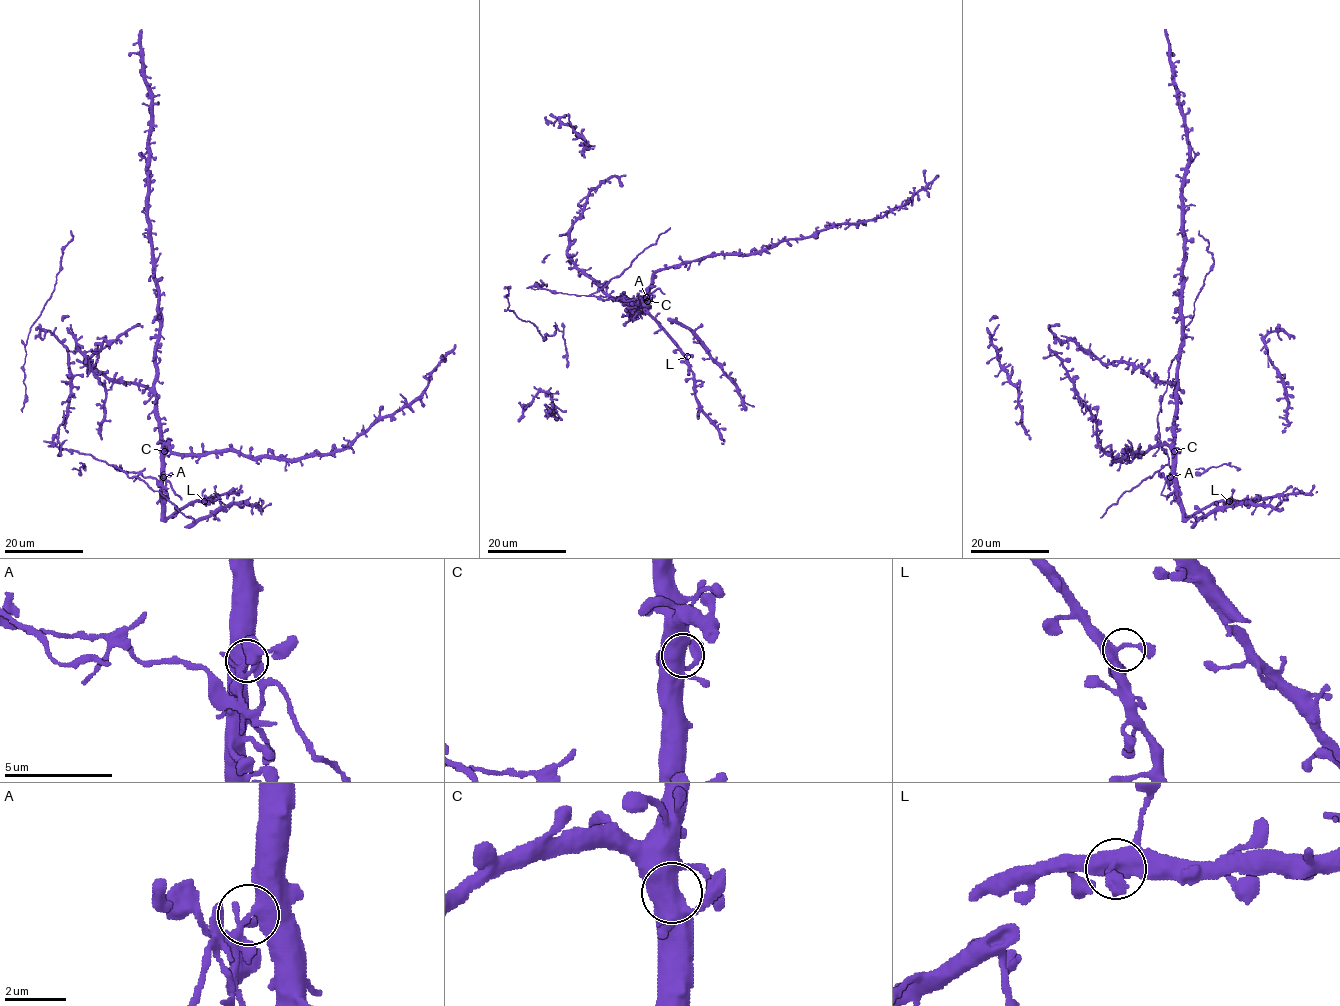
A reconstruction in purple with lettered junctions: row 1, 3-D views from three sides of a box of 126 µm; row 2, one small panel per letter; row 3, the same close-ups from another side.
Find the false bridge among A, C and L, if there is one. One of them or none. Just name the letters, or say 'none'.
A

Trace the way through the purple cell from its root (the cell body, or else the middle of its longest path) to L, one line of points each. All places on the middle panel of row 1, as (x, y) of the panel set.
L: (644, 299), (644, 309), (687, 356)

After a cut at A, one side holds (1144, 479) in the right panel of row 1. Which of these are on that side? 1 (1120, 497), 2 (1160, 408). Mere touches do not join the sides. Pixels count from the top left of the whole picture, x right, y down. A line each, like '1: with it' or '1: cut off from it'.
1: with it
2: with it

